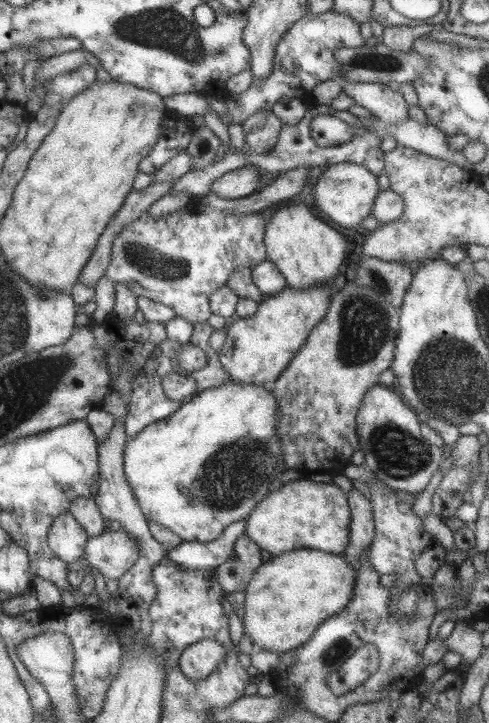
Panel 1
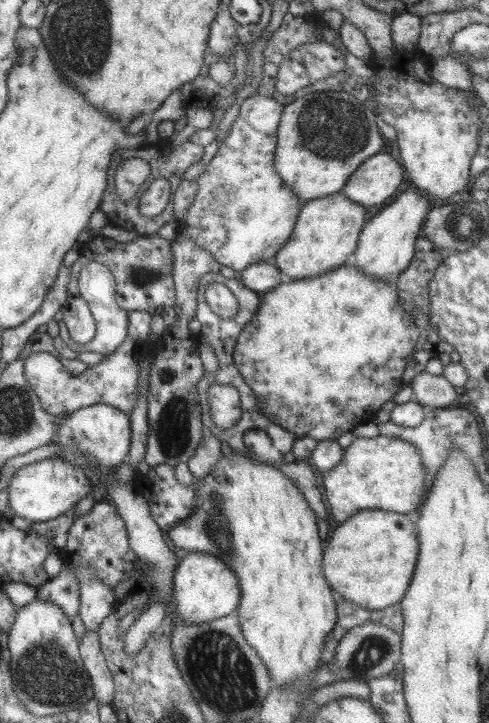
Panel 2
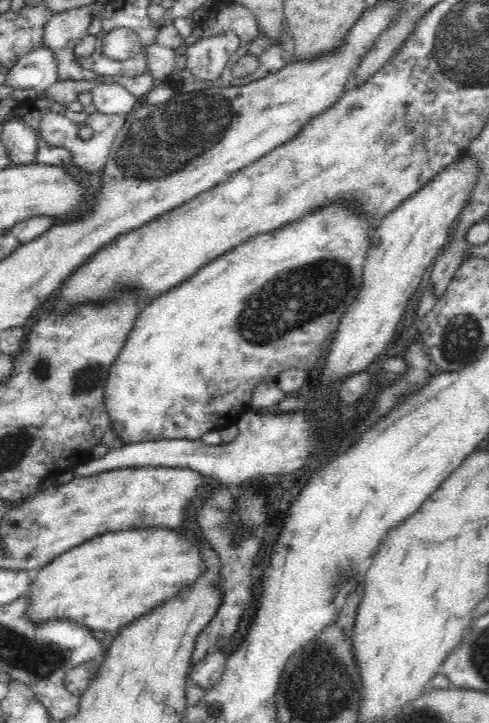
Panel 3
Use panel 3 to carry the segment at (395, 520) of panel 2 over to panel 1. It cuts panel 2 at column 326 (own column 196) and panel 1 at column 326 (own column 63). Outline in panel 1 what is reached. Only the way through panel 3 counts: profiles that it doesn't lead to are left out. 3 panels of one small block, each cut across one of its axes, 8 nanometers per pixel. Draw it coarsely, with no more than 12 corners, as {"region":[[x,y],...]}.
{"region":[[343,554],[271,556],[244,589],[259,649],[301,646],[349,603]]}

